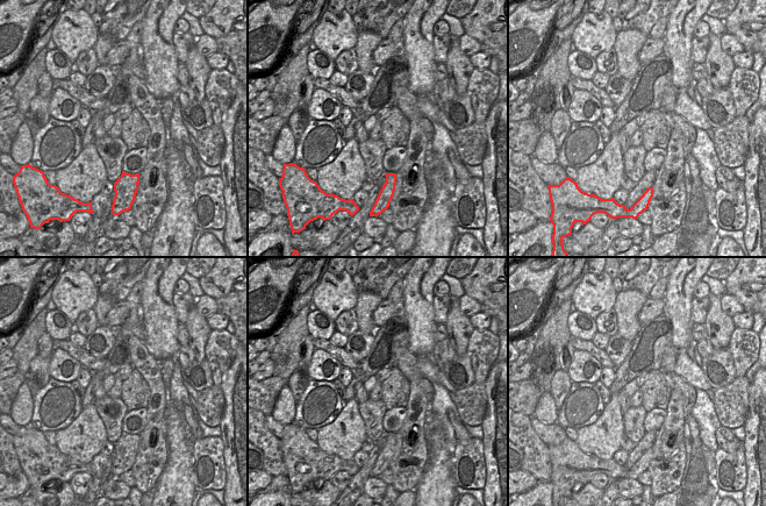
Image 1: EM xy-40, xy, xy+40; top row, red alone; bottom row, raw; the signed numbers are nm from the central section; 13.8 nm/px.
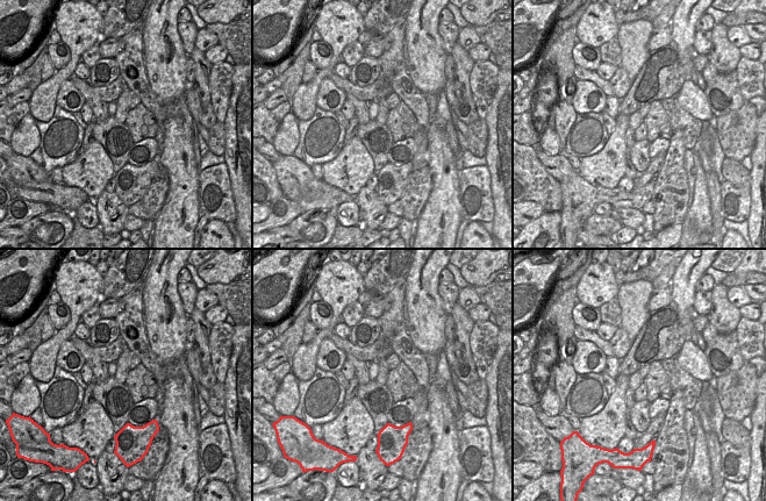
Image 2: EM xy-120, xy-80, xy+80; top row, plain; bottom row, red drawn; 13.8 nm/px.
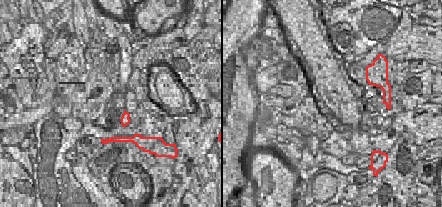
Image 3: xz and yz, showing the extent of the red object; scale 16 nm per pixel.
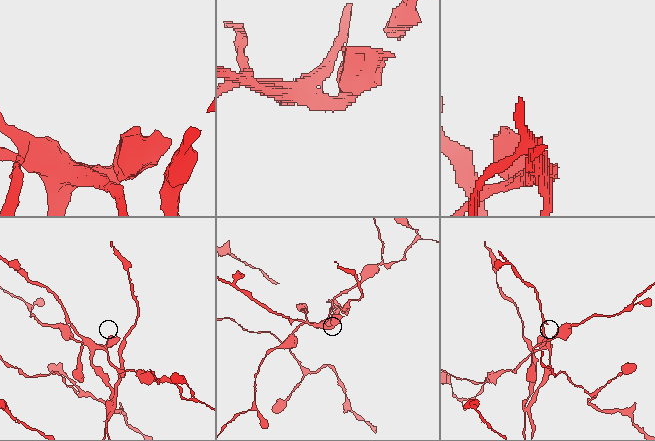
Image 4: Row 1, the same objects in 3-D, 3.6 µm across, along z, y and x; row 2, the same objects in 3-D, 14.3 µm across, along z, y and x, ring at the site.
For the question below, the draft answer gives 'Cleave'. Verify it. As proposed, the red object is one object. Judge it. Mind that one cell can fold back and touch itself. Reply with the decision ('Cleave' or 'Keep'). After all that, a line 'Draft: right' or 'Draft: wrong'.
Cleave.
Draft: right

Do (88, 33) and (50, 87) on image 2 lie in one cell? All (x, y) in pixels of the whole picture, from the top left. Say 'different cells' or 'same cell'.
same cell

